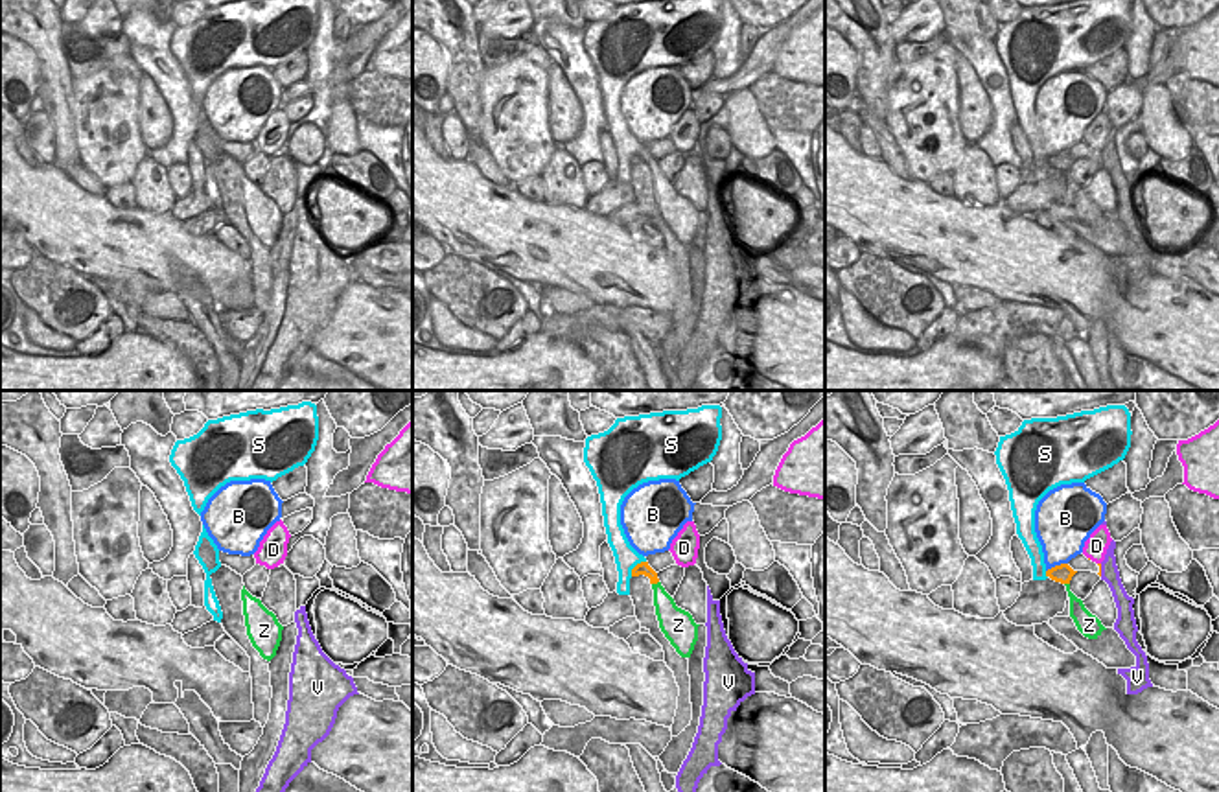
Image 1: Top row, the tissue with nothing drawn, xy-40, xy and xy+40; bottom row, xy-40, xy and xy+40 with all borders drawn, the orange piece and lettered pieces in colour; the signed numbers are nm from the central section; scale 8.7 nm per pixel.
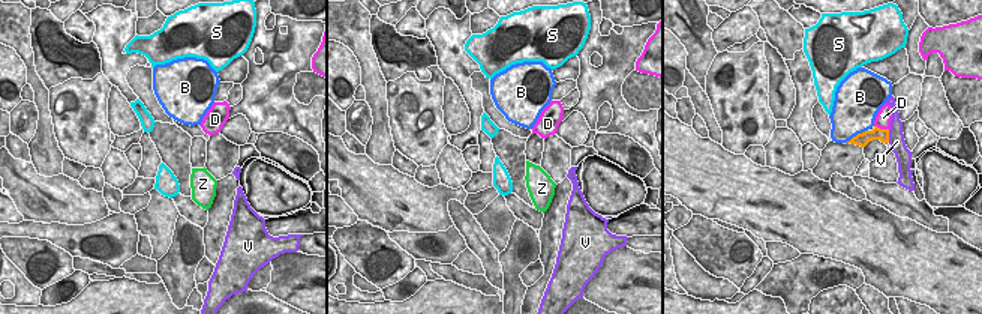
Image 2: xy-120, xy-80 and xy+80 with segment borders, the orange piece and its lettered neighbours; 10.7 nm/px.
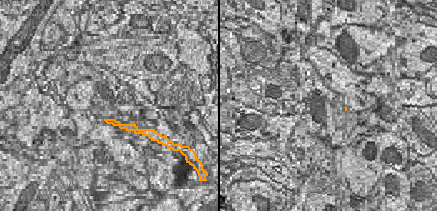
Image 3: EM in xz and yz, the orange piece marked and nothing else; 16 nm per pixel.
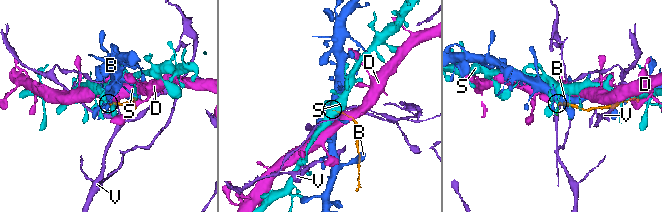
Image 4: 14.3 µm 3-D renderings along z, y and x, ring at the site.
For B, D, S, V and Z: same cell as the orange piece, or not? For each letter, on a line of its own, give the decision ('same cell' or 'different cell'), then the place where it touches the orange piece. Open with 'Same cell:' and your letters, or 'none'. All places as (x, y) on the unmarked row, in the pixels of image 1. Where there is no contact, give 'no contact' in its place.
Same cell: none
B: different cell | xy+40 (1056, 153)
D: different cell | no contact
S: different cell | xy (636, 153)
V: different cell | xy+40 (1100, 157)
Z: different cell | xy (654, 170)

